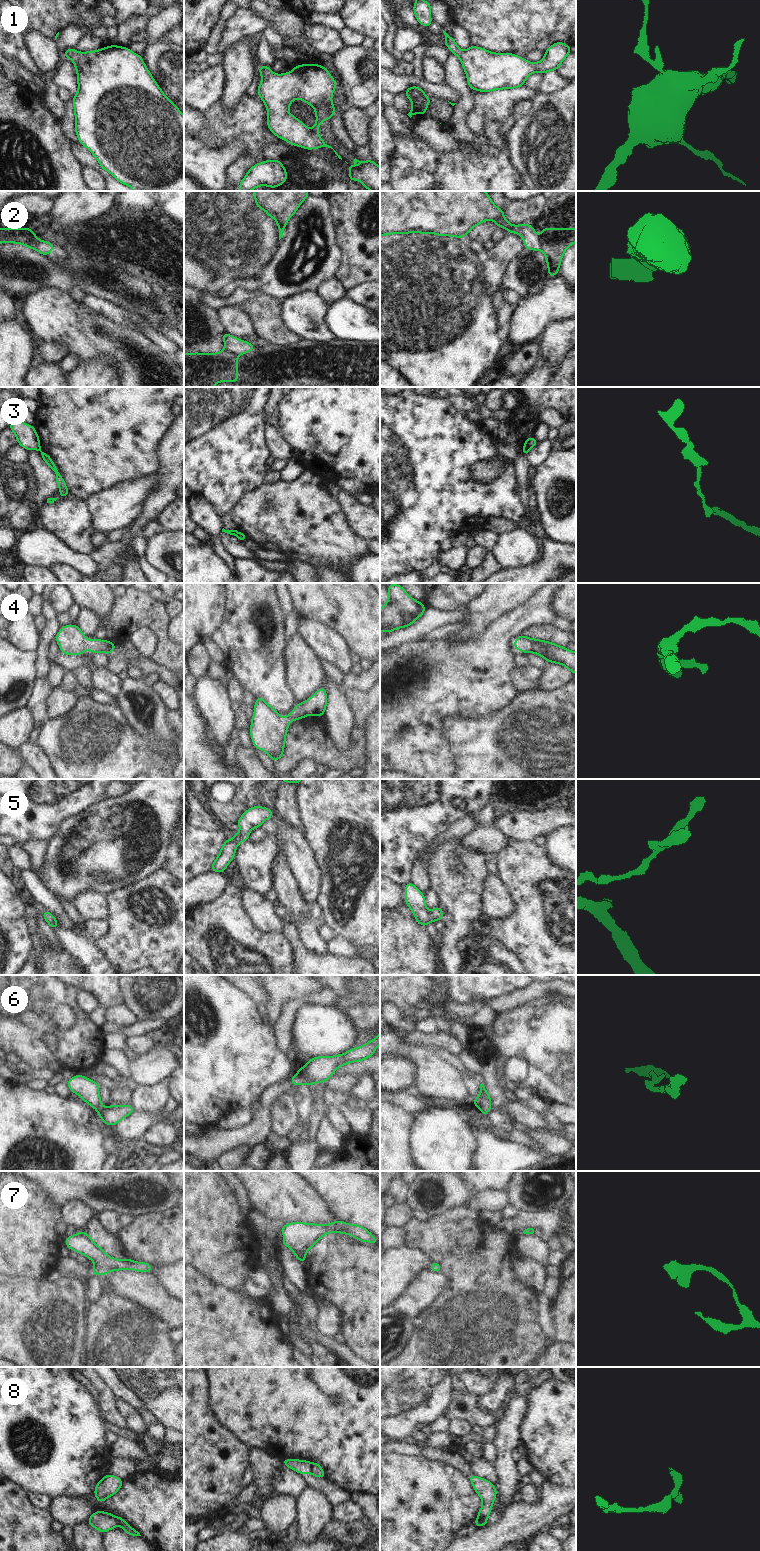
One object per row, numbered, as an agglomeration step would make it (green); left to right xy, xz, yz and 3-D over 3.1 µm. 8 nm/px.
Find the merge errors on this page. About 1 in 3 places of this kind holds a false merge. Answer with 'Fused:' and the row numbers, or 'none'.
Fused: 2, 3, 8

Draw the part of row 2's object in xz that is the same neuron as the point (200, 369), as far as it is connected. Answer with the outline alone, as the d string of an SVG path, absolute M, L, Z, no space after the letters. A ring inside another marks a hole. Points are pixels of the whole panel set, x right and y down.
M226 349L217 353L184 353L184 387L213 387L222 381L238 382L238 355Z

